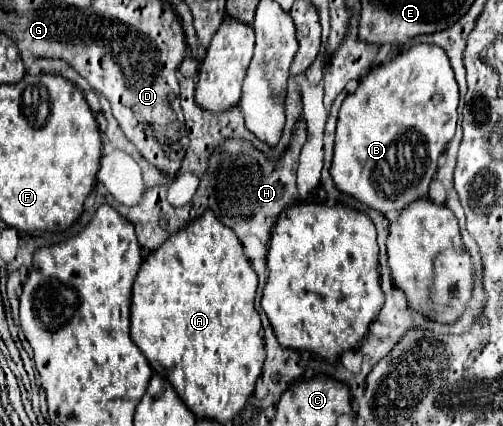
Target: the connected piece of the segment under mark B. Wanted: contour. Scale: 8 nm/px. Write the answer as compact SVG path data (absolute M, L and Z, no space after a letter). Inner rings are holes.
M416 44L396 60L372 68L368 76L360 80L356 92L344 98L340 108L330 168L336 188L382 214L400 212L412 200L426 198L430 180L436 174L438 156L444 152L456 130L458 96L452 66L448 64L448 56L440 46Z

